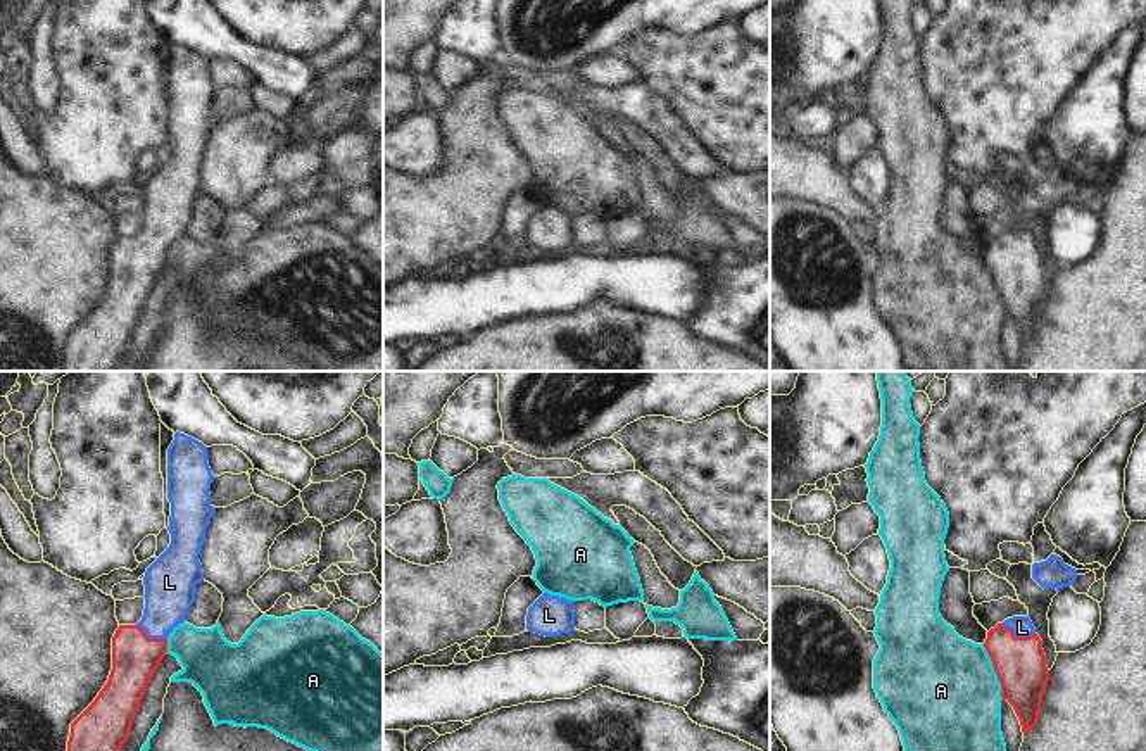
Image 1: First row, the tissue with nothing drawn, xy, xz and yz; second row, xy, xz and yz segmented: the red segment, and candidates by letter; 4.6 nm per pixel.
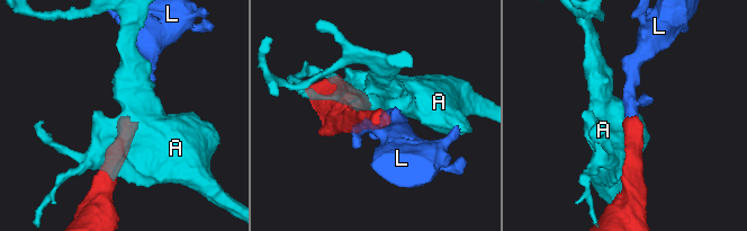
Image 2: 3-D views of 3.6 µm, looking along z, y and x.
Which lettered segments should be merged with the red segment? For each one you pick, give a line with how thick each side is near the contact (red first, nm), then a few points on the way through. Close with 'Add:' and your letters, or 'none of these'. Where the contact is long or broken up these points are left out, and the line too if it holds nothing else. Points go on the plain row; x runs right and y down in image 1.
L: 240/100 nm | across yz (1019, 275), (1017, 251), (1022, 240)
Add: L

